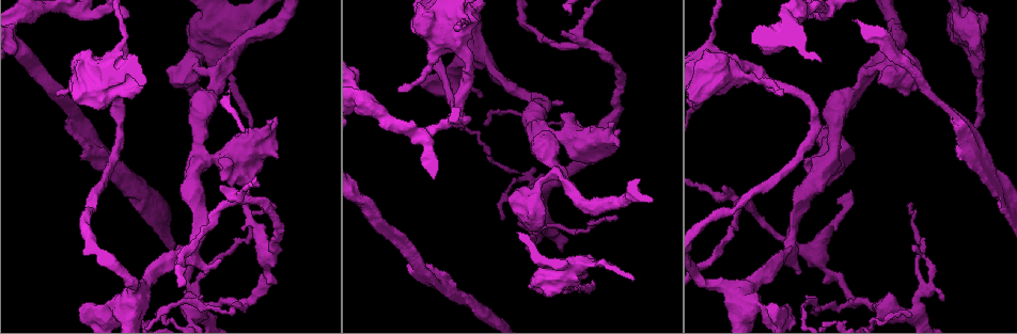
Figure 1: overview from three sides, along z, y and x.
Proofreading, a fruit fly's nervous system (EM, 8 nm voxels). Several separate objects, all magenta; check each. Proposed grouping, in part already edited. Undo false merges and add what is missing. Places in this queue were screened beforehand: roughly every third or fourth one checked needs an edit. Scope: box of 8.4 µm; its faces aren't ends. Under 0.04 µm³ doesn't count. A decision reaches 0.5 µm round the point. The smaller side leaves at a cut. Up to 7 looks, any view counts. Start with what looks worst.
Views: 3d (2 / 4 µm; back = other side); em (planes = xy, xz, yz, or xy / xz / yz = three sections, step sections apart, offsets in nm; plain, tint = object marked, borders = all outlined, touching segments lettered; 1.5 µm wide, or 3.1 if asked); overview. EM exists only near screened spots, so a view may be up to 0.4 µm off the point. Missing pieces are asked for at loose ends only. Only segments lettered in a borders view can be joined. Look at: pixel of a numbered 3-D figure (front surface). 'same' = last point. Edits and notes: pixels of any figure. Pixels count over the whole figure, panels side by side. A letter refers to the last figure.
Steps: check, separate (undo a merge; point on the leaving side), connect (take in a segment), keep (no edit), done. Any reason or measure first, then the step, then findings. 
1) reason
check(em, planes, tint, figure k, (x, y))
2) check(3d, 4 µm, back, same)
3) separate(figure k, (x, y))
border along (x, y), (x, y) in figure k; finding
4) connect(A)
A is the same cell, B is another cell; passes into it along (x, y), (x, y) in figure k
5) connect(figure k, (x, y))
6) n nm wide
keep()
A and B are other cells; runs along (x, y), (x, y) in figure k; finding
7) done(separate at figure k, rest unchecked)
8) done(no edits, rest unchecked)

thick end
check(em, 3.1 µm, planes, borders, figure 1, (255, 24))

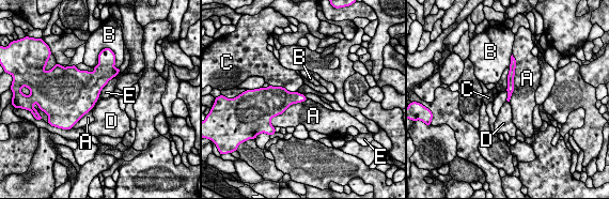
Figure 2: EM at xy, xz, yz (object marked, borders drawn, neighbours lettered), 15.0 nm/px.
keep()
A, B, C, D and E are other cells; no lettered segment goes on from it

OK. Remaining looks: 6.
an open end
check(em, planes, borders, figure 1, (466, 123))

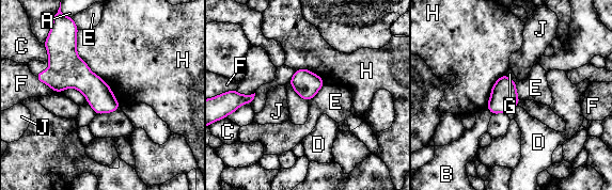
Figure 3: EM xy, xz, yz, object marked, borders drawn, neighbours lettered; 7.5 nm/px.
keep()
A, B, C, D, E, F, G, H and J are other cells; border along (325, 83), (309, 100) in figure 3; none of them fits

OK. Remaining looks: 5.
two arms in line, one across
check(3d, 2 µm, figure 1, (132, 176))

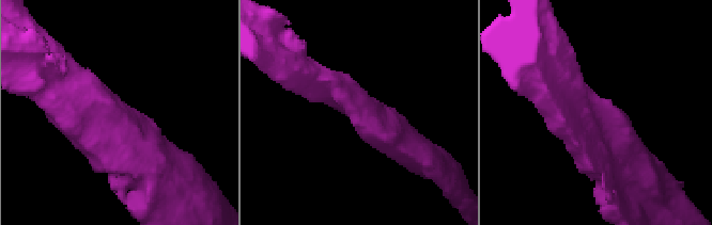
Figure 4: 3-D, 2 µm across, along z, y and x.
3 arms; arms of 220, 240, 340 nm; shape alone is not enough
check(em, yz, step 8, tint, figure 4, (586, 120))

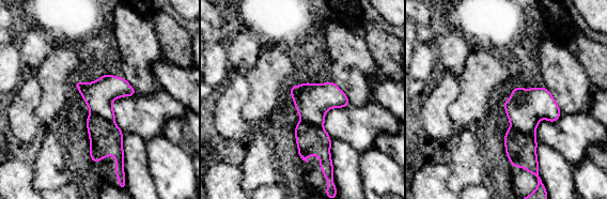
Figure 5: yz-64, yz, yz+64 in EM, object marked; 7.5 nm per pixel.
check(em, planes, borders, same)

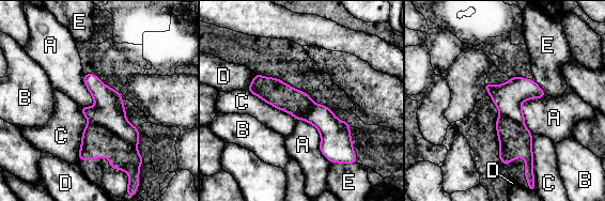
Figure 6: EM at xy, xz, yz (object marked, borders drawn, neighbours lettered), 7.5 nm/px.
C touches over 400 nm
separate(figure 6, (97, 141))
A, B, C, D and E are other cells; border along (89, 121), (104, 125), (136, 145) in figure 6; a second cell is stuck on

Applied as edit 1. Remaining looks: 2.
done(separate at figure 6, rest unchecked)

